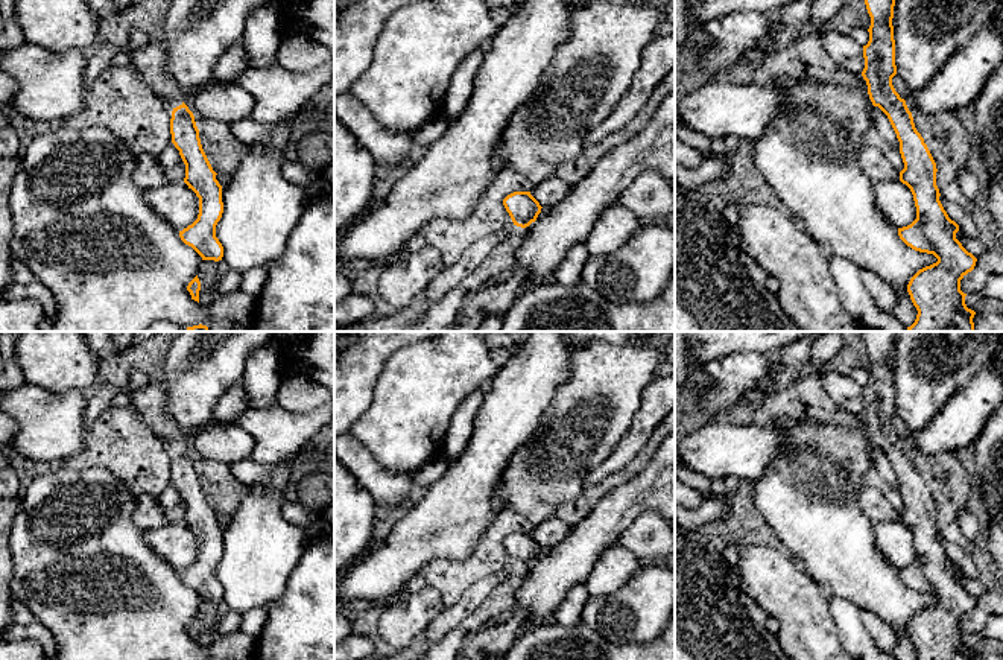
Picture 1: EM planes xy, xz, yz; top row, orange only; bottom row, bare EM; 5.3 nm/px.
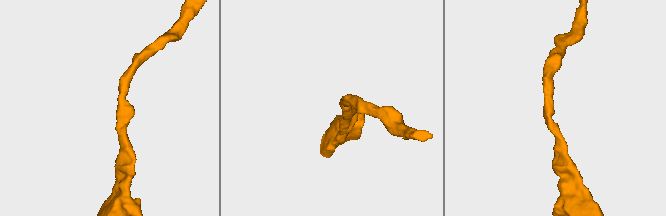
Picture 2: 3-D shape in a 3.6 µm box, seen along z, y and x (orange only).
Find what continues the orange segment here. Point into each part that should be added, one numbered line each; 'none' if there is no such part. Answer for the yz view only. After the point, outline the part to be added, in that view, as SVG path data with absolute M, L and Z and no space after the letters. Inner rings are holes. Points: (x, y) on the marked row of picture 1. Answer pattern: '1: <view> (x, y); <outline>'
none

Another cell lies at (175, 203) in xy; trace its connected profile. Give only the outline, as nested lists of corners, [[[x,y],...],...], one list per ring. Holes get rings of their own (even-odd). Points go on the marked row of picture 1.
[[[166,182],[144,190],[144,198],[176,231],[182,231],[198,219],[199,198],[185,182]]]

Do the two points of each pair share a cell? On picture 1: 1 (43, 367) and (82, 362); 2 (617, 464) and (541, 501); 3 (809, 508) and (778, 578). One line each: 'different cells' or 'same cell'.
1: same cell
2: different cells
3: different cells

